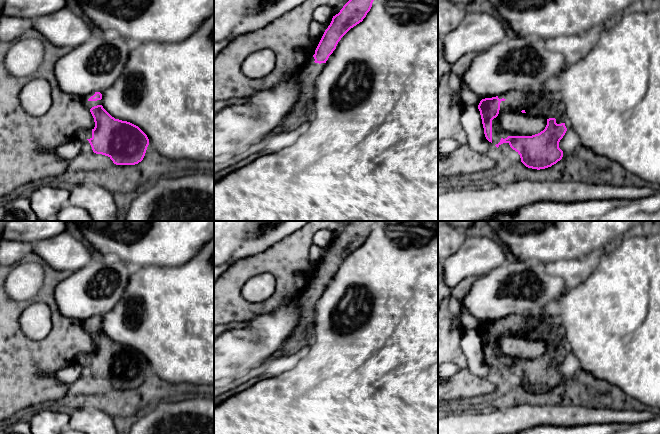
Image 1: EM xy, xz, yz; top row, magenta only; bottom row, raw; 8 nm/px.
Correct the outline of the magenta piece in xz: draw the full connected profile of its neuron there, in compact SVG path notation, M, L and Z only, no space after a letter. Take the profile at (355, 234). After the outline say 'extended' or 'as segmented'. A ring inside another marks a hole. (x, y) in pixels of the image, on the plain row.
M351 221L340 236L333 240L315 278L309 283L301 297L298 325L274 357L293 355L311 344L314 338L314 318L318 300L324 293L329 280L336 273L338 266L351 252L363 245L370 235L373 225L374 221Z; extended

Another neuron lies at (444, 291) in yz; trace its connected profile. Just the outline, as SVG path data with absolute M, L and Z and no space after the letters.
M438 259L438 308L441 302L449 297L451 294L451 289L445 283L445 269L443 266L443 261Z

